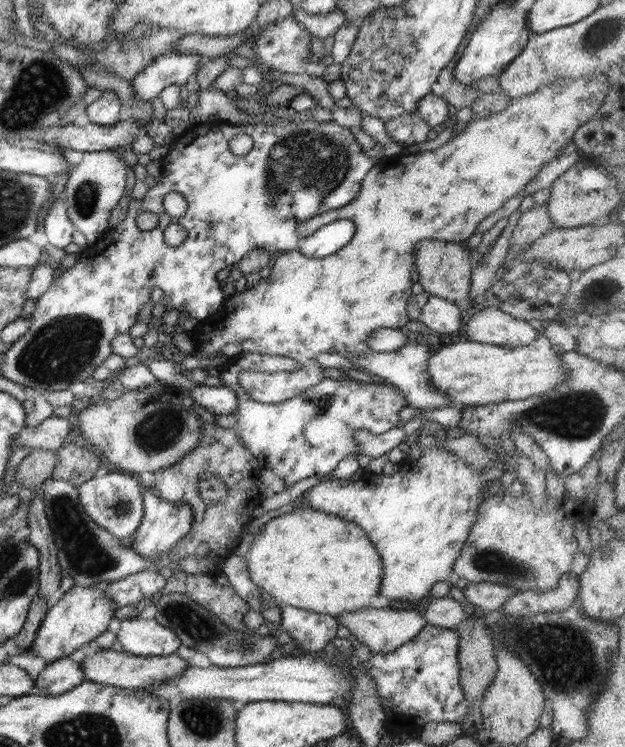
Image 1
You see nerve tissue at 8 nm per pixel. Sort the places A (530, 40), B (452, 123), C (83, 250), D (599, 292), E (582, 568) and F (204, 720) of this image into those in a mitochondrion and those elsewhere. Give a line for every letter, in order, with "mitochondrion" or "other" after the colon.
A: other
B: other
C: other
D: mitochondrion
E: other
F: mitochondrion

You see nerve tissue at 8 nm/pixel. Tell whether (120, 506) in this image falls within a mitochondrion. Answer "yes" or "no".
yes

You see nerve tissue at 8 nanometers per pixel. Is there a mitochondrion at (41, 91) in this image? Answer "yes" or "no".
yes

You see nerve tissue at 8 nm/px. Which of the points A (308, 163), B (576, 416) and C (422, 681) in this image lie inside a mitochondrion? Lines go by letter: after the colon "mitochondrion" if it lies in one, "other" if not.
A: mitochondrion
B: mitochondrion
C: other

